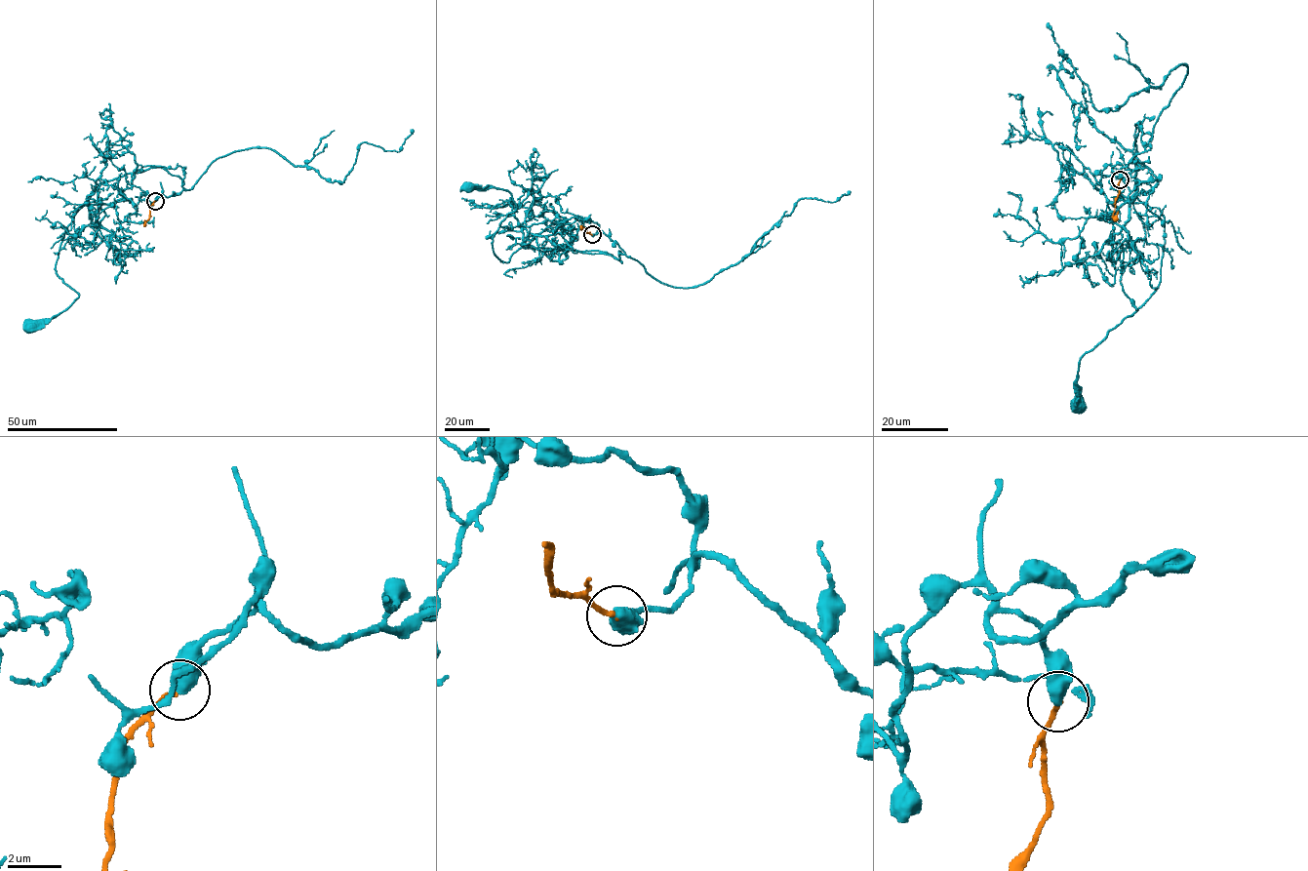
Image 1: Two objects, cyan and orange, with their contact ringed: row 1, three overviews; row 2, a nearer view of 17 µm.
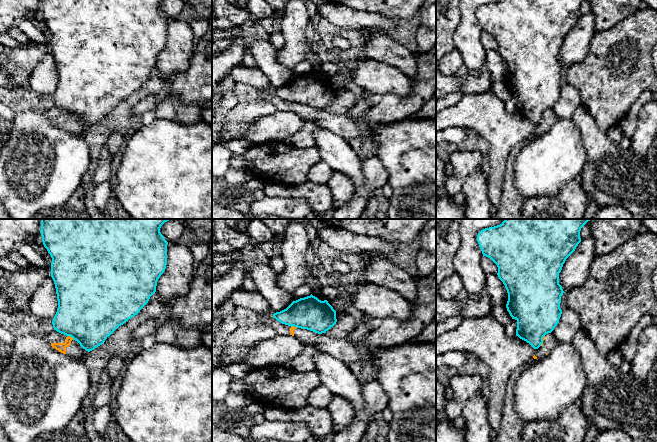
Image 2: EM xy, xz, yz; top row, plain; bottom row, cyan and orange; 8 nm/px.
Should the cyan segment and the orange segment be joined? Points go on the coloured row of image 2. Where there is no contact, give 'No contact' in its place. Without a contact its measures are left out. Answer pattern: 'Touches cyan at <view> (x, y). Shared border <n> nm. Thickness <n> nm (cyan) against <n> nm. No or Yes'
Touches cyan at xy (70, 336). Shared border 60 nm. Thickness 500 nm (cyan) against 80 nm. No

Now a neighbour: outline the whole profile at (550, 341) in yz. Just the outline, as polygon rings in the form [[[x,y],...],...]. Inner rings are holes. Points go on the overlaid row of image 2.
[[[552,332],[546,334],[543,337],[541,346],[538,349],[535,349],[533,358],[537,360],[544,358],[557,343],[558,341],[555,339]]]

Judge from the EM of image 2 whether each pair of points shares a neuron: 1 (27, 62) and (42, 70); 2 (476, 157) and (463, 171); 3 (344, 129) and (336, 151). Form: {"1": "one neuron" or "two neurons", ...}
{"1": "two neurons", "2": "one neuron", "3": "two neurons"}

